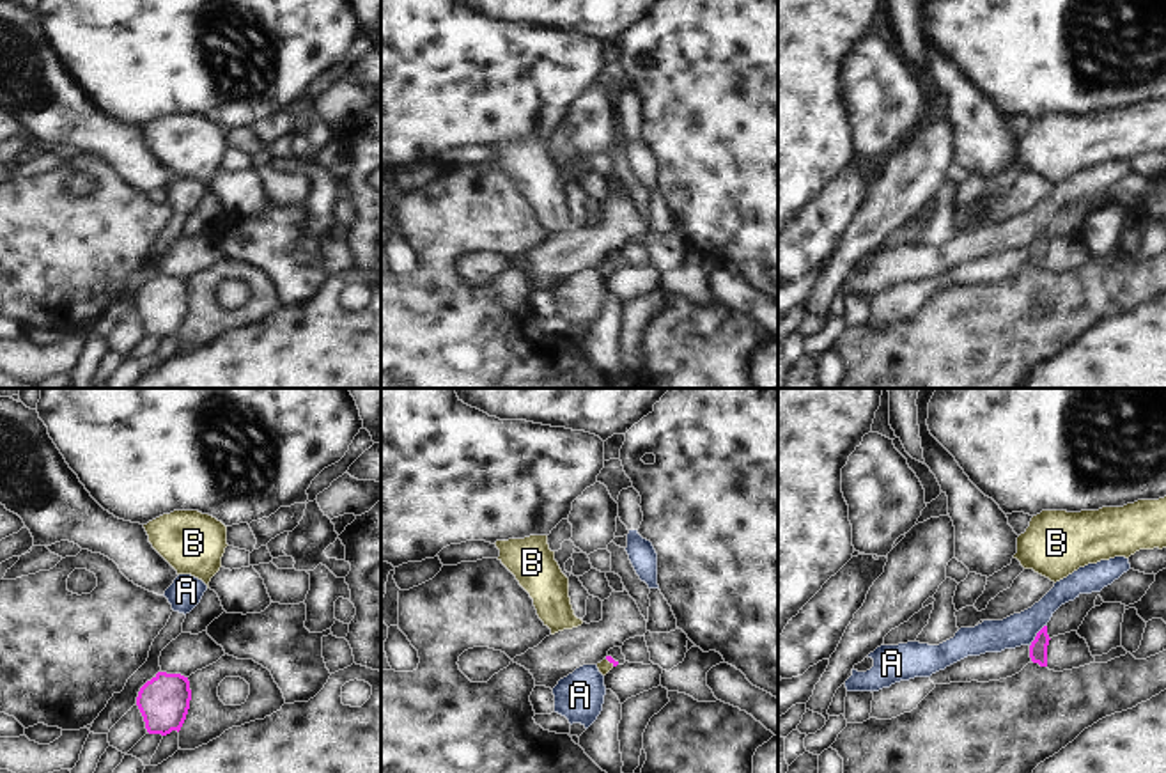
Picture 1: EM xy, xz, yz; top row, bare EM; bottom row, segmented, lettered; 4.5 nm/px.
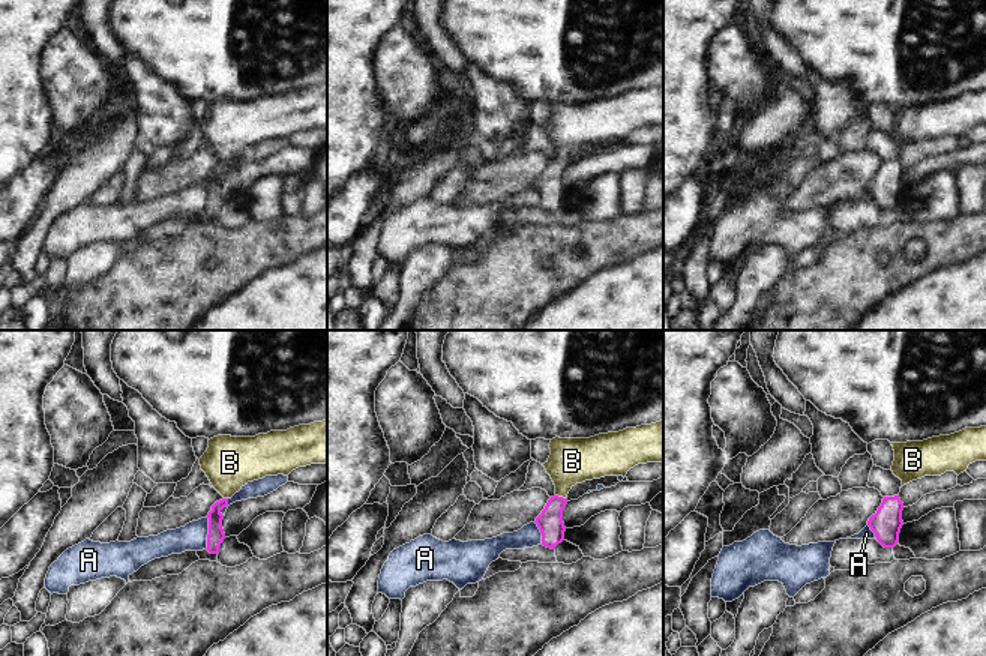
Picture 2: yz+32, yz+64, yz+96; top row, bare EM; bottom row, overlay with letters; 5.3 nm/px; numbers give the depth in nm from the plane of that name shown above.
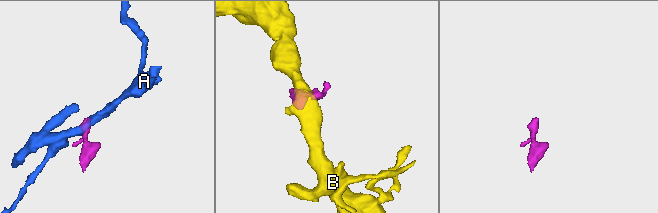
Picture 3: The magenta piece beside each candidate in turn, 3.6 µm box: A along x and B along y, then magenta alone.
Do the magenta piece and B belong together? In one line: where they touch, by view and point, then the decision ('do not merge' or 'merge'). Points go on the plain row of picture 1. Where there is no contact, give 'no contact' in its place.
xz (610, 265) | merge

